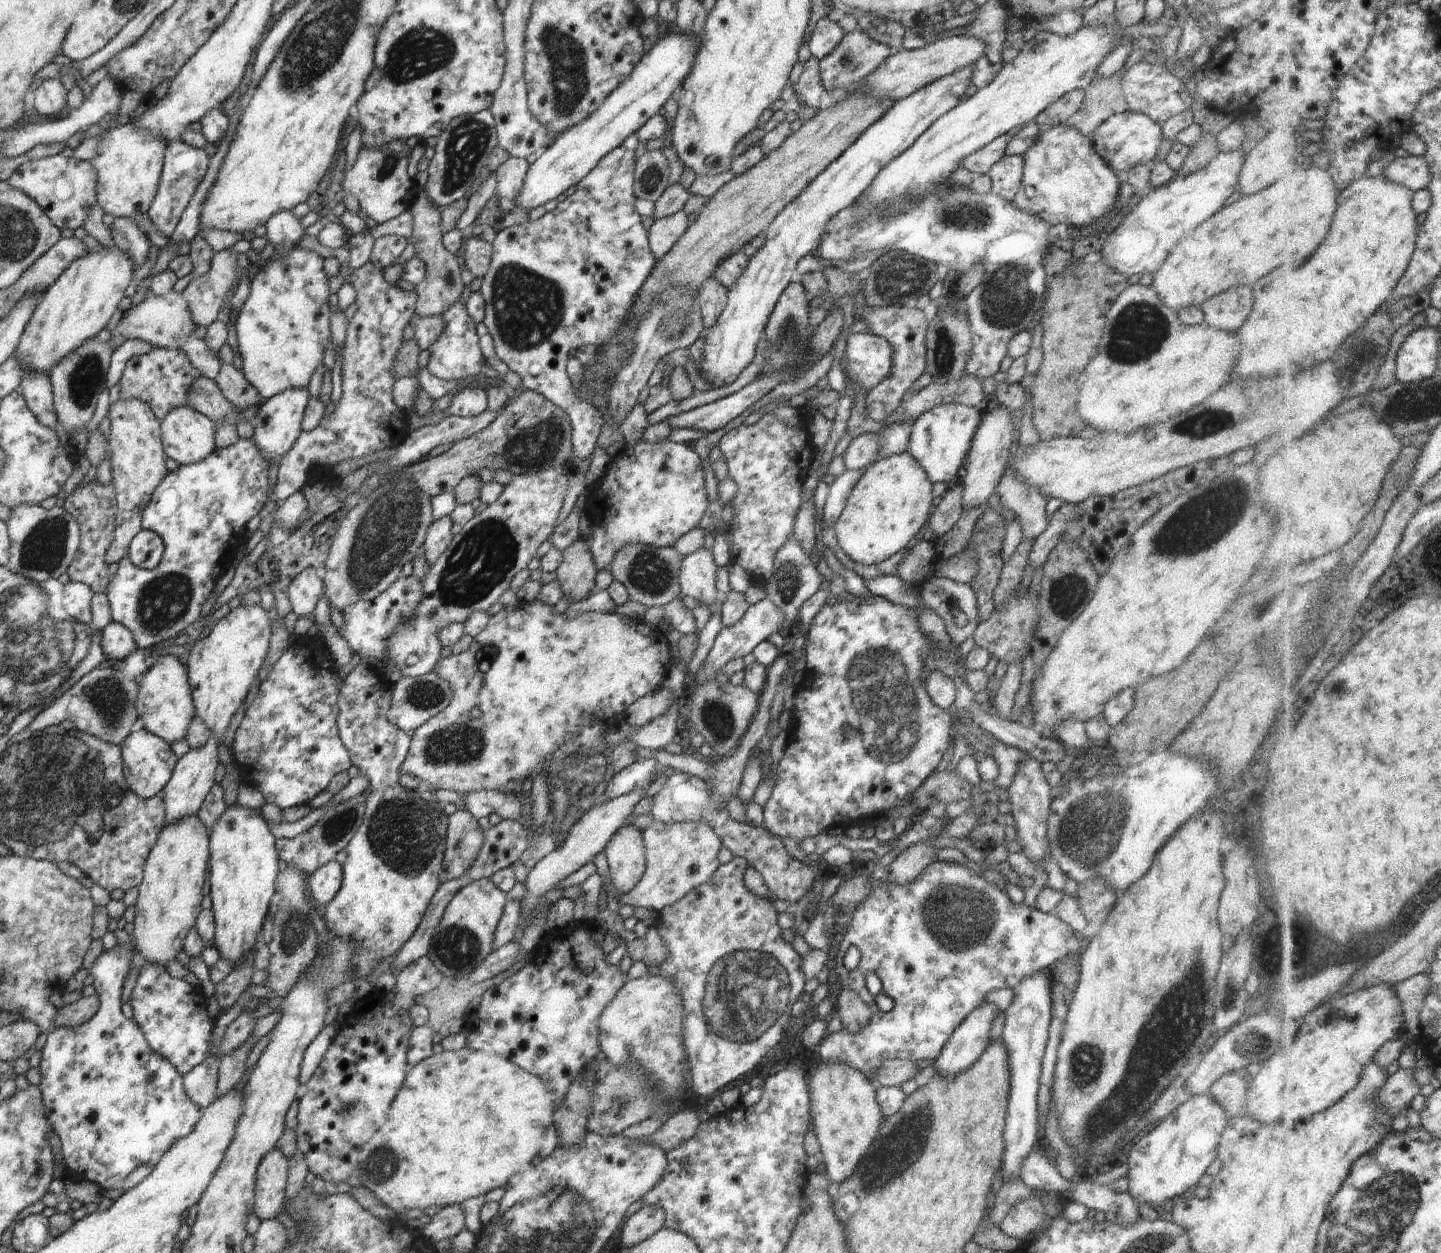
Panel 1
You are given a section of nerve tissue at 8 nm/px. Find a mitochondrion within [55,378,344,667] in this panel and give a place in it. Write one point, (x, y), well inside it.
(164, 601)

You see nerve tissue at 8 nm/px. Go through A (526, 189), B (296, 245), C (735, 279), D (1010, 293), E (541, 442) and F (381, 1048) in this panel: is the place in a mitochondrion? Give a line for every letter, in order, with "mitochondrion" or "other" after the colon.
A: other
B: other
C: other
D: mitochondrion
E: mitochondrion
F: other

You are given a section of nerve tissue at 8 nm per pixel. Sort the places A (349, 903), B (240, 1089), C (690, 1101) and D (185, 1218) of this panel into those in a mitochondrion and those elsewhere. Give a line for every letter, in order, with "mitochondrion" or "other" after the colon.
A: other
B: other
C: other
D: other

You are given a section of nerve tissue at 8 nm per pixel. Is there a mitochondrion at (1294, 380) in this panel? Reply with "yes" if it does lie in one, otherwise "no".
no

